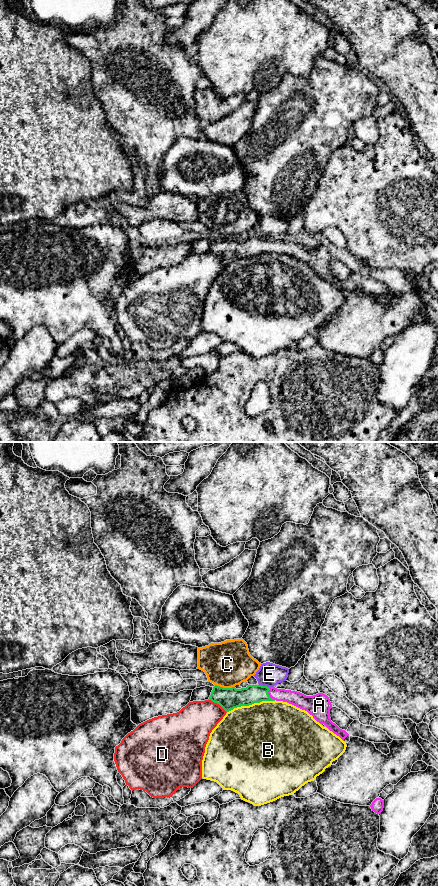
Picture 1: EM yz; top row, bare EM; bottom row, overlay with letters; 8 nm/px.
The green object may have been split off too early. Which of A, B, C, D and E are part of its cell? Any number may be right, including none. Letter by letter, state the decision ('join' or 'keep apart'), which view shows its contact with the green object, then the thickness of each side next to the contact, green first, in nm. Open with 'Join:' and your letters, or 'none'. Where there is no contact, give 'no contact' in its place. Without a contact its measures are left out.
Join: A
A: join | yz | 150/120 nm
B: keep apart | yz | 180/500 nm
C: keep apart | yz | 180/360 nm
D: keep apart | yz | 180/300 nm
E: keep apart | yz | 150/190 nm

